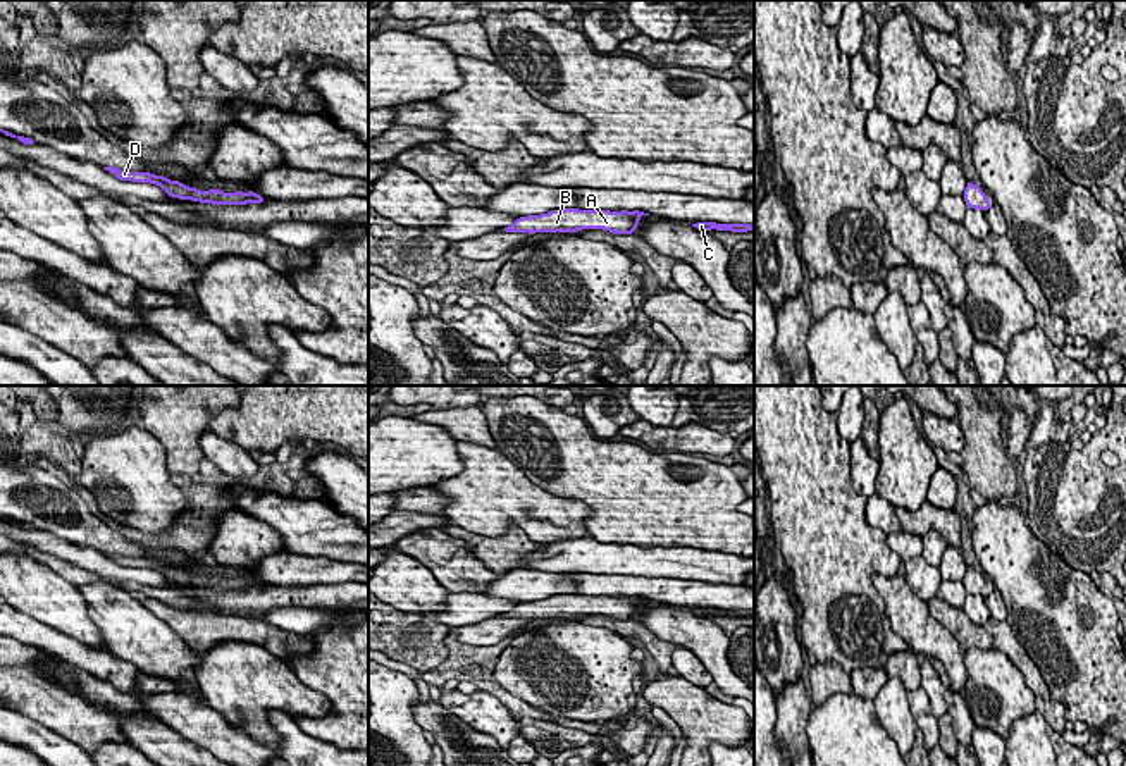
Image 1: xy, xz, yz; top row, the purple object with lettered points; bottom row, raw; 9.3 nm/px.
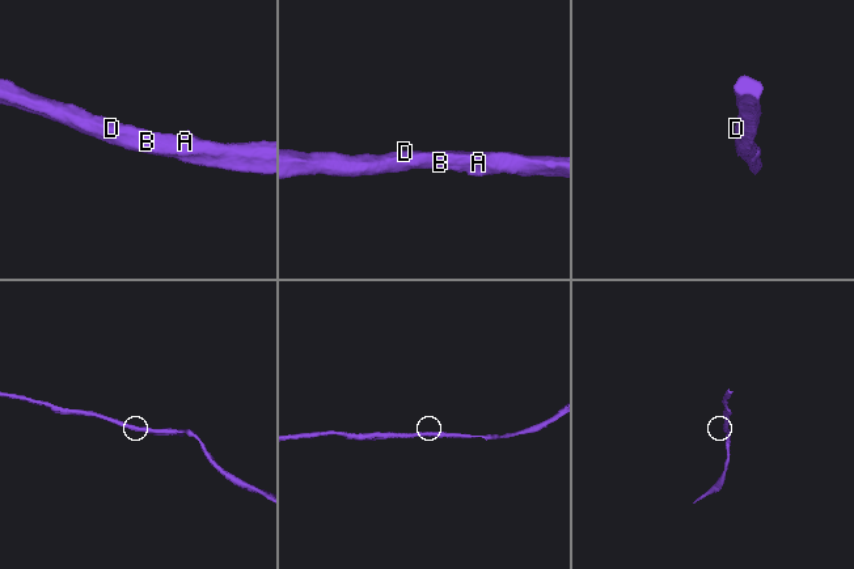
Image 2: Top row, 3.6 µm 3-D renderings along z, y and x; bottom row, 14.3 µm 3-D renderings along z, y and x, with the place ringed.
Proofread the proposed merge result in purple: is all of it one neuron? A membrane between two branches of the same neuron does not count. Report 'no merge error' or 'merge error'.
no merge error

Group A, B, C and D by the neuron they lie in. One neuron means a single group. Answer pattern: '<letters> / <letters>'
A B C D

